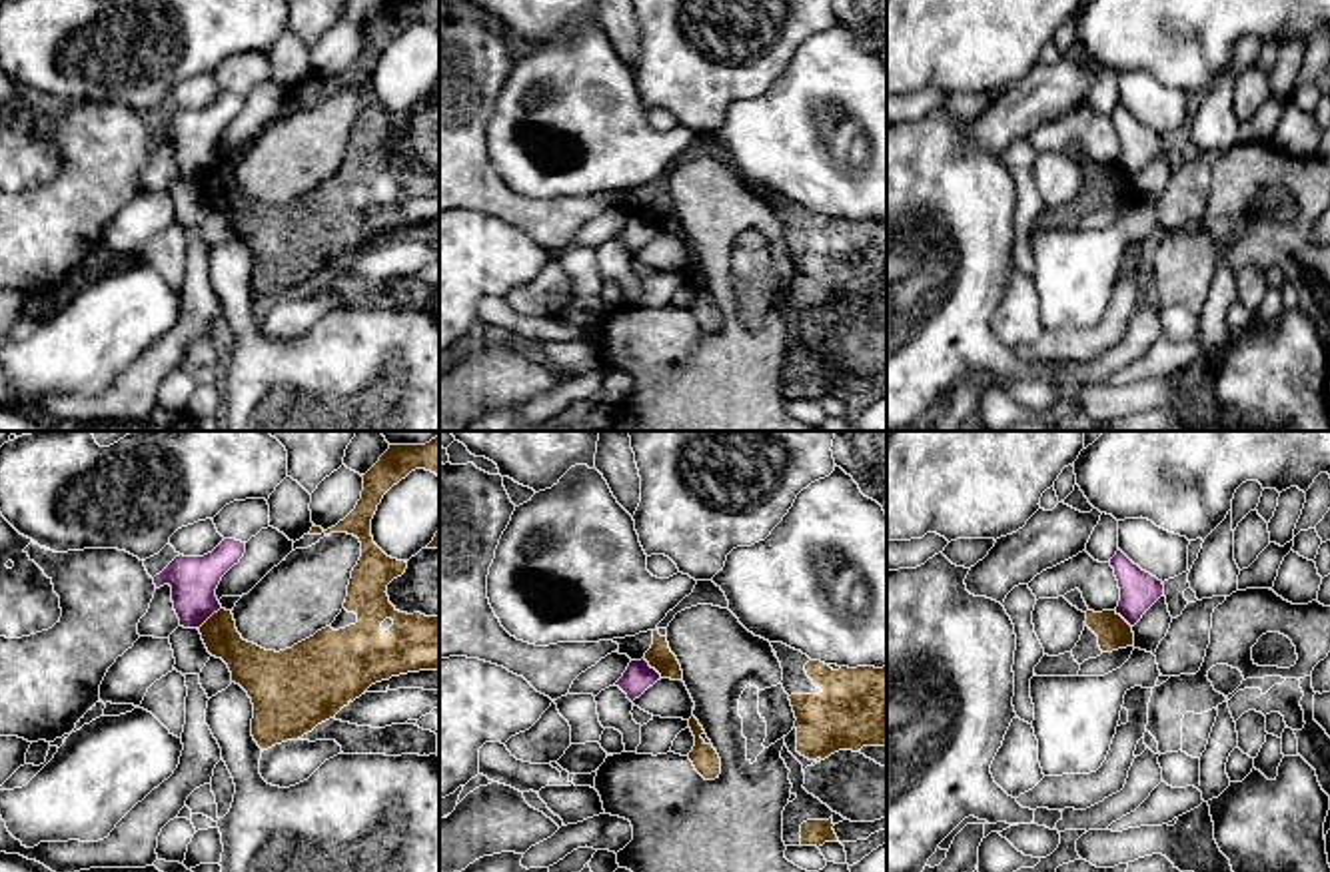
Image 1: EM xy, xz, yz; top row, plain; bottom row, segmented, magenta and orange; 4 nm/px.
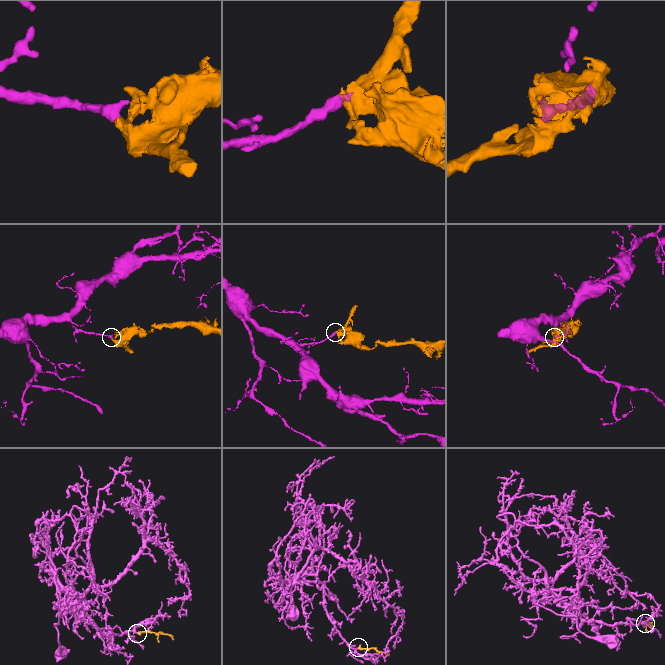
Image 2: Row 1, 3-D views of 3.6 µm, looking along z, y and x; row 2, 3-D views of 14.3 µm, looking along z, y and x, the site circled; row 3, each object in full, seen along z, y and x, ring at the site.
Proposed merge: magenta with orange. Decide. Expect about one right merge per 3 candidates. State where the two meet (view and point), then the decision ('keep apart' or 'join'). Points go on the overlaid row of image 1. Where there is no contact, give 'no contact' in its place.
contact xy (208, 617); keep apart

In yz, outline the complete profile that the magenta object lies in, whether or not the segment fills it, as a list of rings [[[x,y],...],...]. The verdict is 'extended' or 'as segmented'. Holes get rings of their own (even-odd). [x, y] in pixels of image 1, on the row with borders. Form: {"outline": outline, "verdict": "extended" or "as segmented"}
{"outline": [[[1120,549],[1110,559],[1120,589],[1116,615],[1134,627],[1142,615],[1164,597],[1164,585],[1150,573],[1134,565]]], "verdict": "as segmented"}

